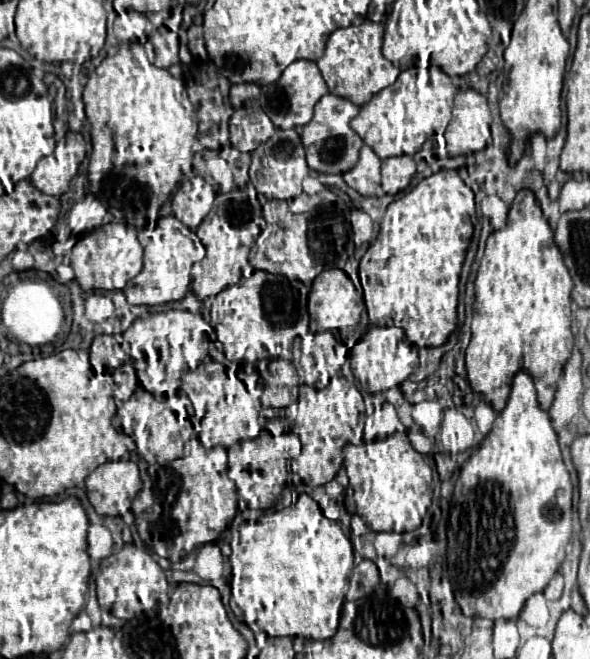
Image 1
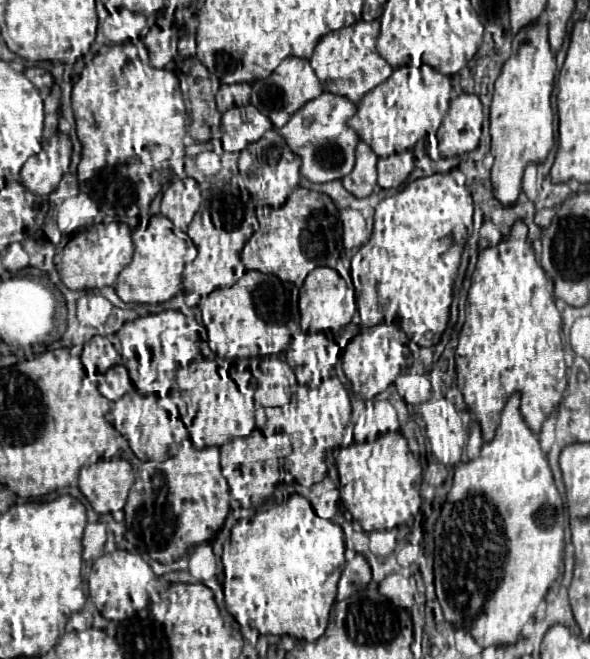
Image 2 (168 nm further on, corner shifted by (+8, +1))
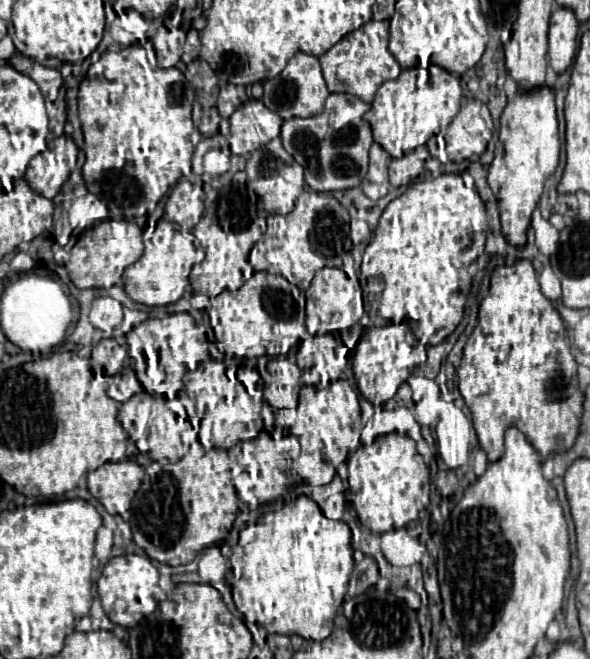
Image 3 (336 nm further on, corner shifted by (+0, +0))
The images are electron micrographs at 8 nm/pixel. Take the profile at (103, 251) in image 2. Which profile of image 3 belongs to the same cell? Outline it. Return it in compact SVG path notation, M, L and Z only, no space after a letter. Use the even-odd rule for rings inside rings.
M103 221L93 229L83 231L71 249L71 261L65 265L69 279L79 289L109 289L121 283L123 271L143 253L141 227L133 221Z

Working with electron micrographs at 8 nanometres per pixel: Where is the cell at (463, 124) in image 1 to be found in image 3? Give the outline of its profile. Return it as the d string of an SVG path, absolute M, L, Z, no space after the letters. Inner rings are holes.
M467 99L445 133L449 159L459 163L471 155L481 155L493 137L491 123L487 105L479 99Z

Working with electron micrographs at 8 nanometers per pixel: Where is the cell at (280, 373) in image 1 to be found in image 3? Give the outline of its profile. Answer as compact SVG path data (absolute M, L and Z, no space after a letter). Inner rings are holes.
M277 356L267 363L269 377L265 377L264 400L275 409L296 408L301 389L301 370L294 360Z

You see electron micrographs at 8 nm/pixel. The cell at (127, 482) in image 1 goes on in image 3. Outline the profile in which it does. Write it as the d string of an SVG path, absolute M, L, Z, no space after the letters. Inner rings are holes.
M134 459L106 462L87 477L89 493L111 515L123 515L131 507L131 499L143 481L143 467Z

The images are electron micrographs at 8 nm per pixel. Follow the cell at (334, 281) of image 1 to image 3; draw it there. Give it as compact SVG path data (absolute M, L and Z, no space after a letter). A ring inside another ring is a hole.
M323 267L315 273L311 287L304 291L306 298L306 317L307 331L311 335L325 335L325 333L333 333L333 331L341 331L341 329L349 329L357 323L355 317L355 305L353 305L353 297L355 297L355 289L353 283L349 281L349 277L345 275L343 269L331 269L331 267Z

